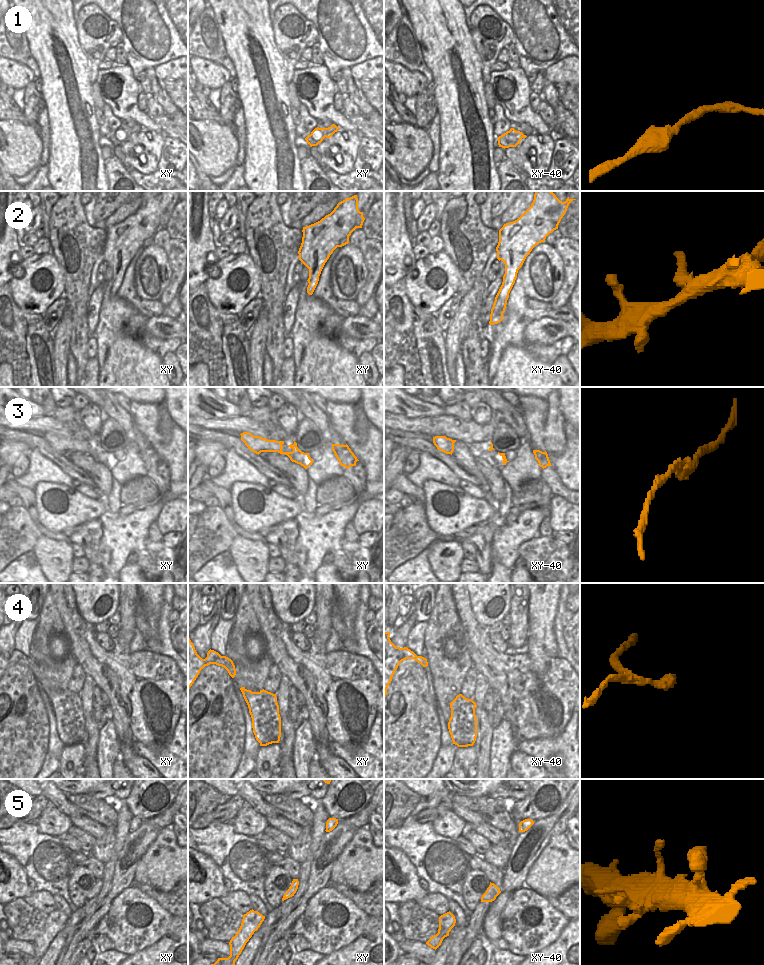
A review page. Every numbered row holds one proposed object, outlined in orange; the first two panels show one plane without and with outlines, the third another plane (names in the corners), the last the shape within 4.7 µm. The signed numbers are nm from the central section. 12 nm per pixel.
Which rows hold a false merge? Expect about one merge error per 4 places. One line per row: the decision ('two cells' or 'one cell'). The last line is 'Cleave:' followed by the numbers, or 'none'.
1: one cell
2: one cell
3: one cell
4: one cell
5: one cell
Cleave: none

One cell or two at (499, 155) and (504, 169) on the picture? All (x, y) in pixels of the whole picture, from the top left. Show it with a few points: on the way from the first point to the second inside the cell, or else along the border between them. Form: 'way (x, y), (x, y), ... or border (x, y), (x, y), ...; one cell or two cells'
border (504, 157), (496, 164); two cells

